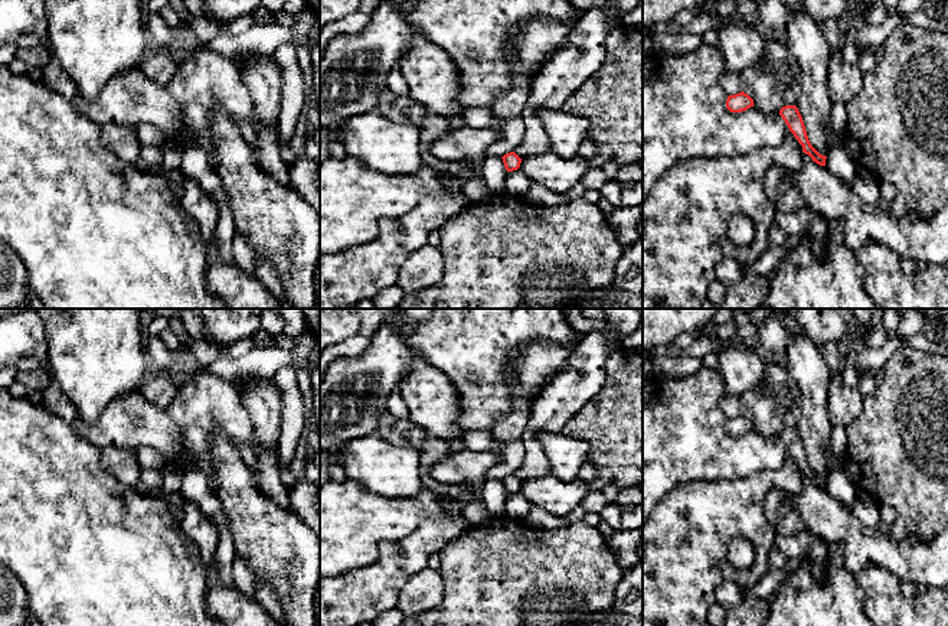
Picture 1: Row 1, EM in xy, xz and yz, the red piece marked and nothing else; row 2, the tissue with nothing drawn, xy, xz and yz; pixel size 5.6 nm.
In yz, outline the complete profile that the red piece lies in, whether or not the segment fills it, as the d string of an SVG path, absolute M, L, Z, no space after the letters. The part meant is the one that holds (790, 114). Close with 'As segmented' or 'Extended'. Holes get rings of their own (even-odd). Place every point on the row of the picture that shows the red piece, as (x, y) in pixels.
M785 105L779 110L779 115L785 121L794 137L798 140L798 143L802 146L802 151L808 154L813 159L813 162L815 162L817 164L826 166L827 157L820 154L811 146L798 108L795 105Z. As segmented

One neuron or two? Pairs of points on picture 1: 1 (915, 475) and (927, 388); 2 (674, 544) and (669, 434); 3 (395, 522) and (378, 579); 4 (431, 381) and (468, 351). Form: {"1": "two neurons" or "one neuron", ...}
{"1": "one neuron", "2": "two neurons", "3": "two neurons", "4": "two neurons"}

